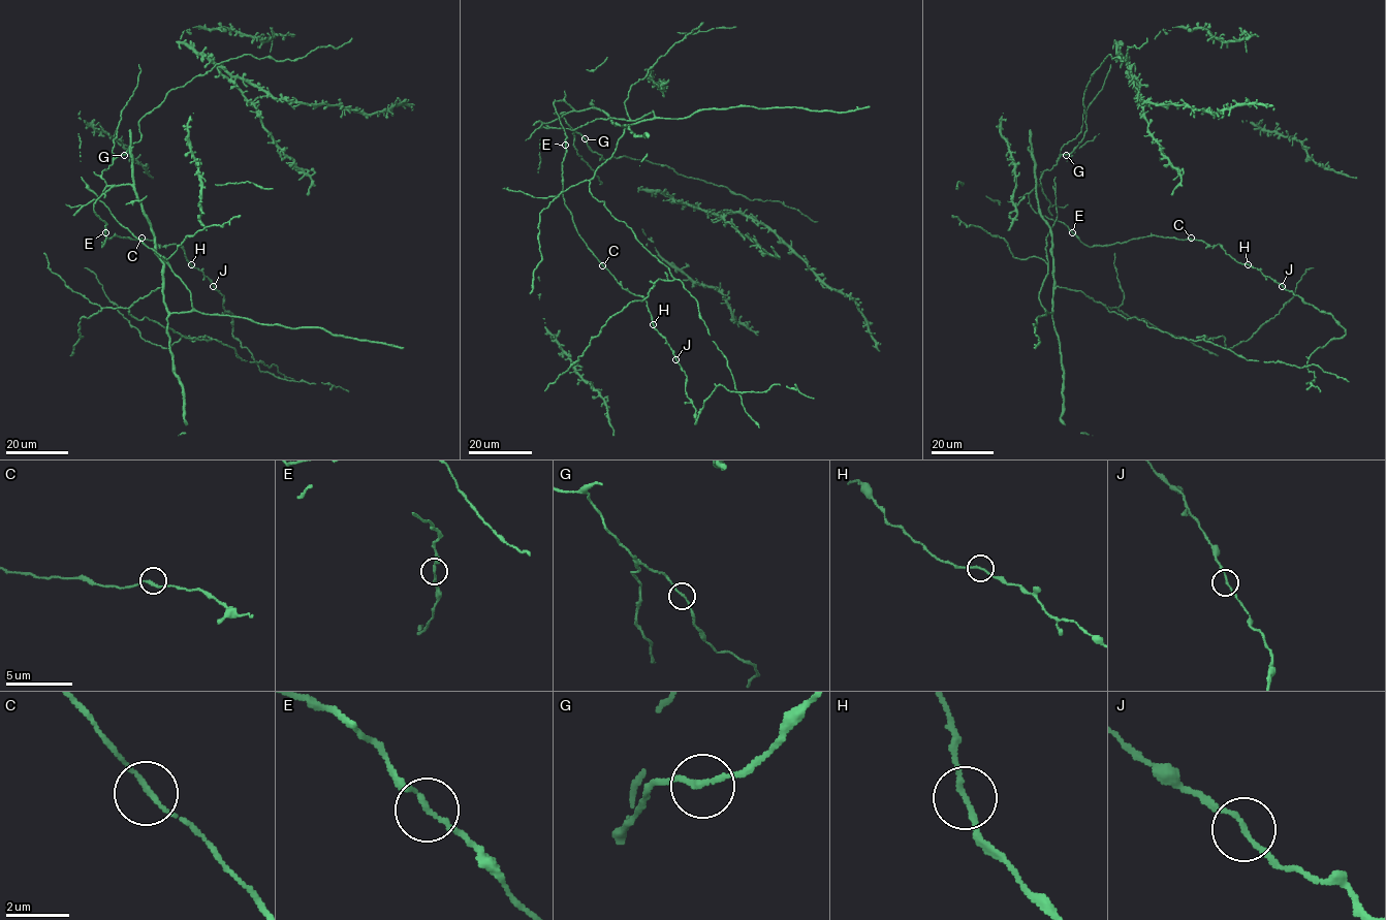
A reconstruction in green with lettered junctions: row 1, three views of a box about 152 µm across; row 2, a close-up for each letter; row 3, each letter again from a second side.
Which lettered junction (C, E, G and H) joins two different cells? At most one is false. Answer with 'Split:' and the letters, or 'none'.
Split: none

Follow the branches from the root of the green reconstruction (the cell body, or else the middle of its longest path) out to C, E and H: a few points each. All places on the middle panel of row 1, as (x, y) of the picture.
C: (616, 124), (598, 108), (575, 110), (564, 100), (554, 103), (566, 136), (564, 203), (579, 236), (602, 265)
E: (616, 124), (598, 108), (575, 110), (564, 100), (555, 101), (554, 106), (566, 136), (565, 145)
H: (616, 124), (598, 108), (554, 103), (566, 136), (562, 194), (574, 226), (622, 287), (646, 299), (653, 323)

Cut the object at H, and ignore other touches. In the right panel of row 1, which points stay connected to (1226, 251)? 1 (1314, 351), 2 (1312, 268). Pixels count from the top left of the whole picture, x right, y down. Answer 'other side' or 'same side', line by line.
1: other side
2: same side

